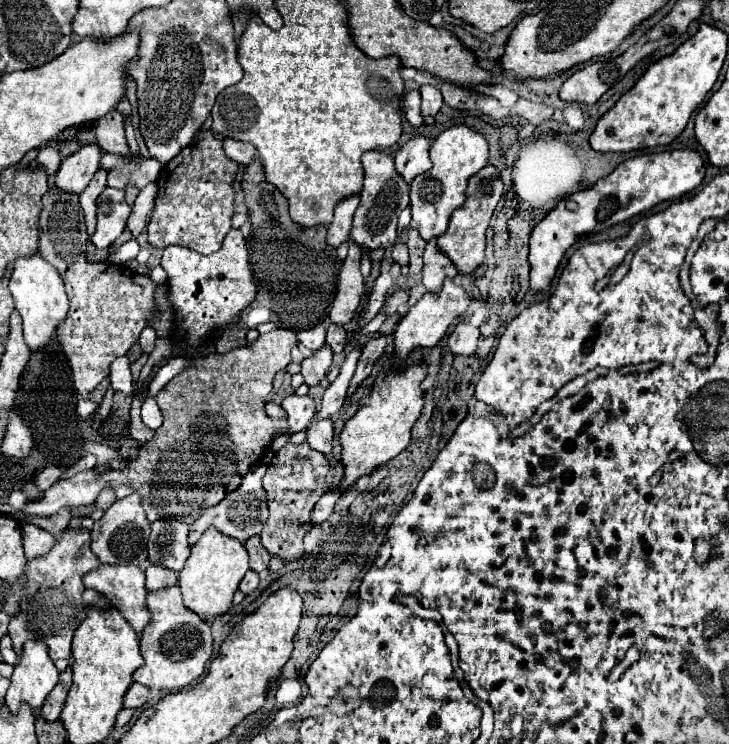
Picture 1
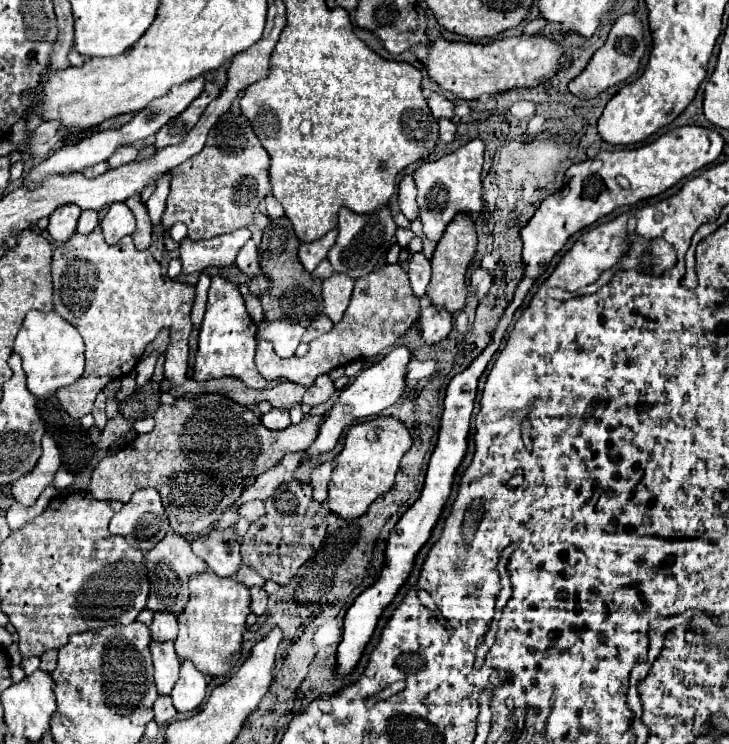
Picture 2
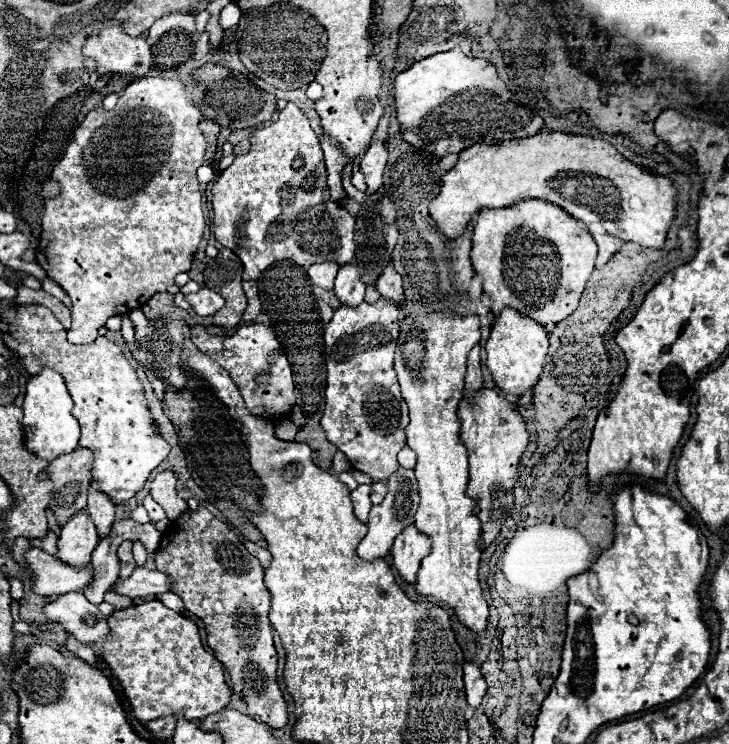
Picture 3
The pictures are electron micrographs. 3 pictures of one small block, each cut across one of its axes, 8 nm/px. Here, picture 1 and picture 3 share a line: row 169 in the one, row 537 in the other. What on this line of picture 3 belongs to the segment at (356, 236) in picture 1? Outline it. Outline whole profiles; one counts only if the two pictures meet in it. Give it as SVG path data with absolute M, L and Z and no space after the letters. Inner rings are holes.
M398 468L390 478L388 478L388 494L381 504L373 505L368 520L368 534L360 540L358 544L358 556L364 560L376 560L384 558L390 548L394 538L414 522L414 514L418 508L418 482L414 476L414 470L408 468Z

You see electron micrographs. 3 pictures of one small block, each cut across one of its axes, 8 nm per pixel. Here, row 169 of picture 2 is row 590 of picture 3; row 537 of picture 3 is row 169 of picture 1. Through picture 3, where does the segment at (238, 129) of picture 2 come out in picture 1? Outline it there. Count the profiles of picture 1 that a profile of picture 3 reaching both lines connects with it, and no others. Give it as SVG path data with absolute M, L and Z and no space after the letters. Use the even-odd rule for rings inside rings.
M210 130L202 132L198 144L184 148L160 172L156 182L156 208L148 222L148 242L154 248L178 244L198 254L212 254L220 250L222 240L230 230L230 218L234 214L232 182L236 172L238 164L232 162L222 150L222 136L214 136Z

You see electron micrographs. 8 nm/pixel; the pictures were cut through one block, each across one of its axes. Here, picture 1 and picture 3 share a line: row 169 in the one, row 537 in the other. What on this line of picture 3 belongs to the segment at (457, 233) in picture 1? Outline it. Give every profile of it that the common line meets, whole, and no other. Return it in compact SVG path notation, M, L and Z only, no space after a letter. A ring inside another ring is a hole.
M480 388L472 398L468 398L464 394L460 408L458 408L458 418L462 420L462 428L460 428L460 440L468 450L468 458L470 458L470 482L468 482L468 496L478 498L478 506L476 506L476 516L482 522L482 550L490 544L496 542L504 522L510 518L510 510L514 504L514 496L512 496L512 488L516 484L518 478L518 464L520 458L530 442L530 434L526 430L526 422L520 416L520 412L516 410L514 404L510 404L508 400L504 400L494 388Z

